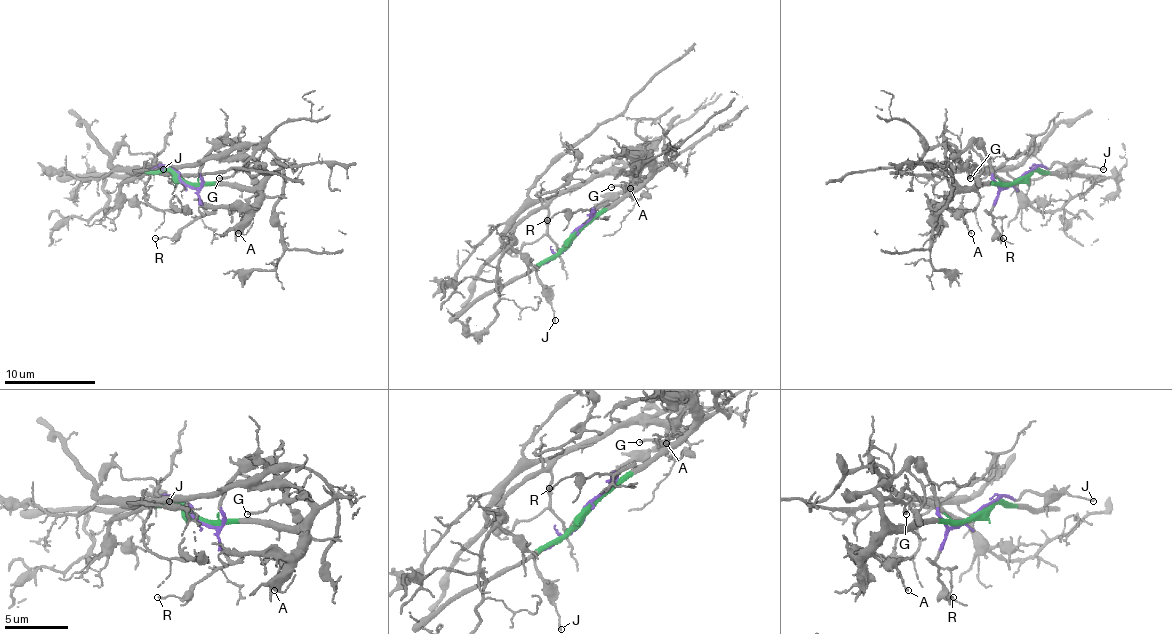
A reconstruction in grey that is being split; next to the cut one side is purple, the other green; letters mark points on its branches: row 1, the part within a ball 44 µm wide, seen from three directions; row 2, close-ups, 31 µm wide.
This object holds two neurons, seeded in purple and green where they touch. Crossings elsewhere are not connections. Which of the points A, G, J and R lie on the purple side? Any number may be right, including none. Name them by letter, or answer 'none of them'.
J, R

